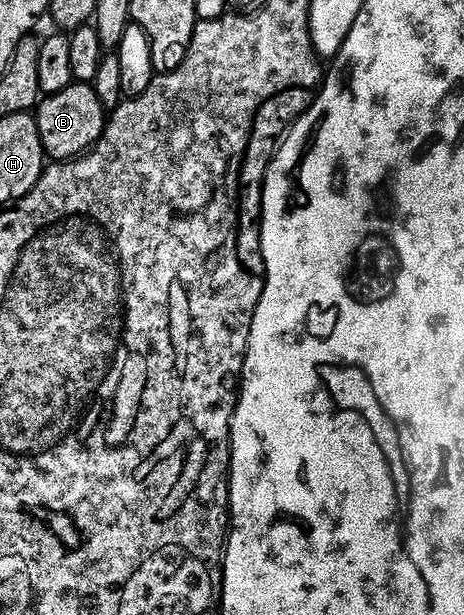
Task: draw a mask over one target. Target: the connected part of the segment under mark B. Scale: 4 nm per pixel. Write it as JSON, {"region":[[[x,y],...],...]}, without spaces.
{"region":[[[69,82],[60,92],[45,95],[33,111],[36,128],[40,132],[42,153],[50,160],[69,160],[89,151],[102,137],[107,111],[100,104],[89,82]]]}

